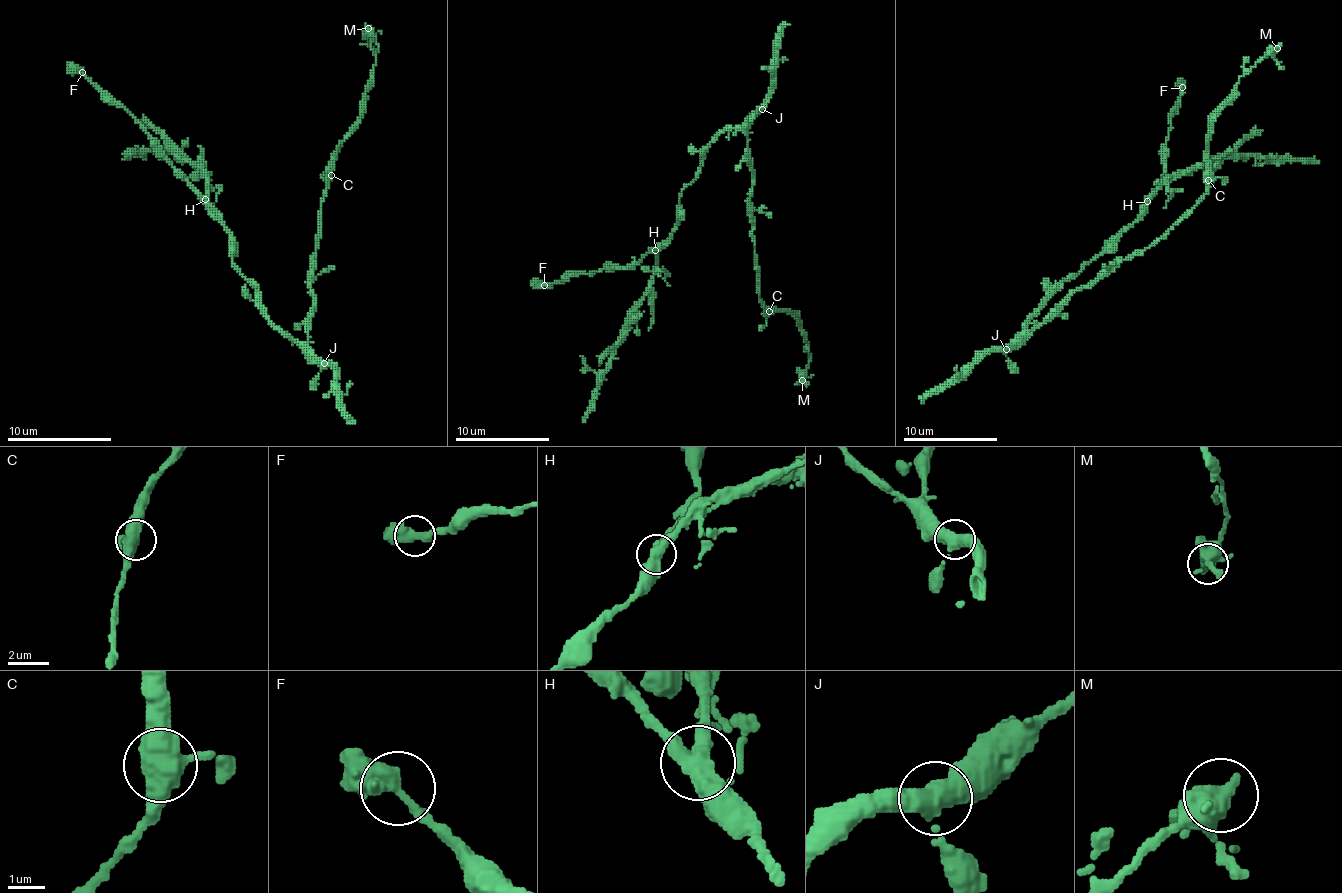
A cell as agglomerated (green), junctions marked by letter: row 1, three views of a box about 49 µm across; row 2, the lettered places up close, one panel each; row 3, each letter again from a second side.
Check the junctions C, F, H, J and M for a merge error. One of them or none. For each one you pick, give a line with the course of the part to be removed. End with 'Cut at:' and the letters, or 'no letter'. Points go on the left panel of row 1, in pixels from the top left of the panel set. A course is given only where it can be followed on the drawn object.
H: Course of the part to remove: (206, 198), (203, 172), (177, 151), (143, 149), (125, 156)
Cut at: H

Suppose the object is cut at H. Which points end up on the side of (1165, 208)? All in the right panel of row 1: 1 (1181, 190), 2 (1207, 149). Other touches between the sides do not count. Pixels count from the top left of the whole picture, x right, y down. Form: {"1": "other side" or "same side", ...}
{"1": "same side", "2": "other side"}

